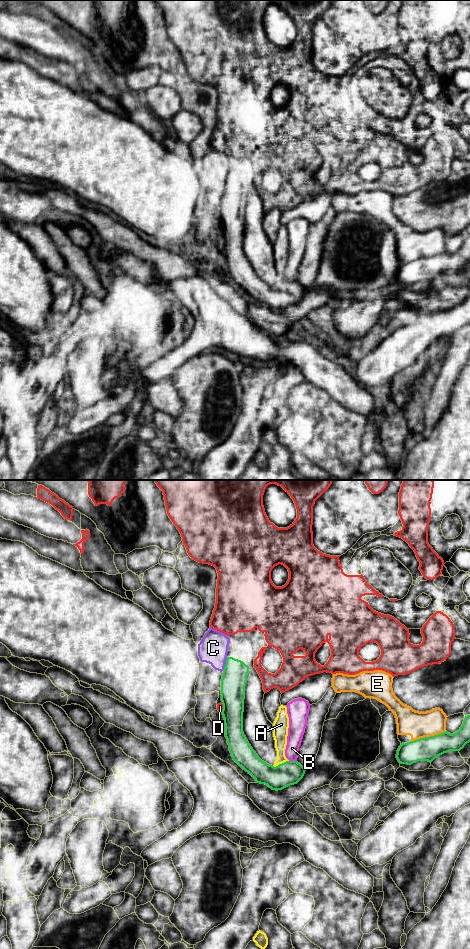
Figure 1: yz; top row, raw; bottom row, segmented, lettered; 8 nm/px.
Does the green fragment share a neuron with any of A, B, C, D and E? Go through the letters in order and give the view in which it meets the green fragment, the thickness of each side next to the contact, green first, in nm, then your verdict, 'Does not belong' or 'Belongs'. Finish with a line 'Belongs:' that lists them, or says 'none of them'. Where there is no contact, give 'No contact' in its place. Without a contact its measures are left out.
A: Touches green in yz. Thickness 190 nm (green) against 120 nm. Does not belong
B: Touches green in yz. Thickness 190 nm (green) against 140 nm. Does not belong
C: Touches green in yz. Thickness 200 nm (green) against 240 nm. Does not belong
D: Touches green in yz. Thickness 200 nm (green) against 50 nm. Does not belong
E: Touches green in yz. Thickness 190 nm (green) against 220 nm. Does not belong
Belongs: none of them

